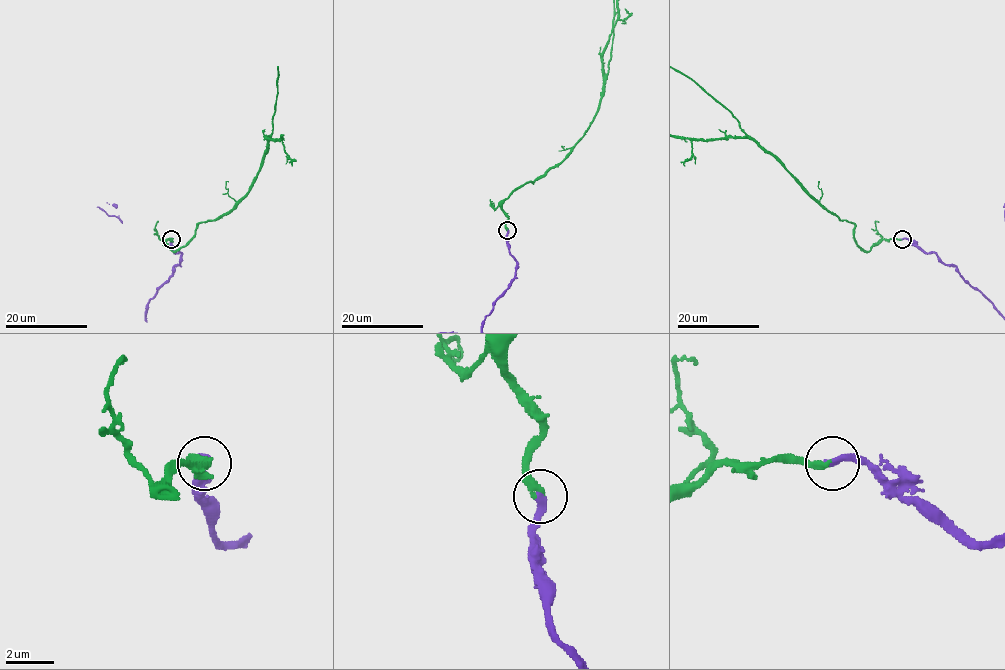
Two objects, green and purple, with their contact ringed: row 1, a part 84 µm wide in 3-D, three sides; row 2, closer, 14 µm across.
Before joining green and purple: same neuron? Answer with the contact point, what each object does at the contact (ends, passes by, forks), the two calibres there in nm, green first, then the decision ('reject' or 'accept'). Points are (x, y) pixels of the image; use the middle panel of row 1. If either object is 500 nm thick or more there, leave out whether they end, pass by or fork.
place (507, 230); green ends; purple ends; calibres 320 and 320 nm; accept

